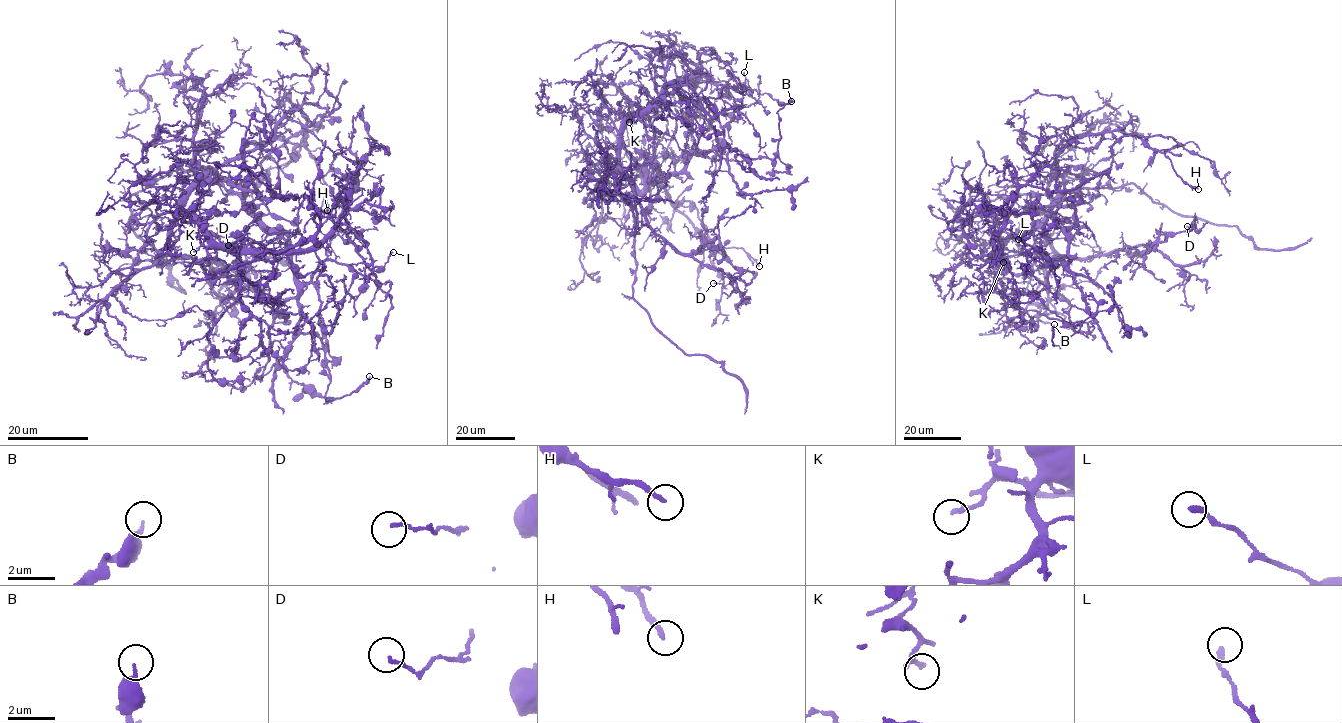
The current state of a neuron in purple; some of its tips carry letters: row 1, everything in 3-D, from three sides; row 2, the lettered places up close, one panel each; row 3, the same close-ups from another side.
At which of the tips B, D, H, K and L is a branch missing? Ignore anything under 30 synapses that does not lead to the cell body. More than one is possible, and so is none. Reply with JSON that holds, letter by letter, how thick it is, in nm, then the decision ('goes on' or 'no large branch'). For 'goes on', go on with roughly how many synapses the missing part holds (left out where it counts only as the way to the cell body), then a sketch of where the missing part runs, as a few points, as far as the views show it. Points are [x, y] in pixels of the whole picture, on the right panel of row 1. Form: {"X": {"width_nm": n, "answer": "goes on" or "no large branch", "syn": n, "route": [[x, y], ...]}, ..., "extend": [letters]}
{"B": {"width_nm": 240, "answer": "no large branch"}, "D": {"width_nm": 110, "answer": "no large branch"}, "H": {"width_nm": 200, "answer": "no large branch"}, "K": {"width_nm": 170, "answer": "no large branch"}, "L": {"width_nm": 220, "answer": "no large branch"}, "extend": []}

